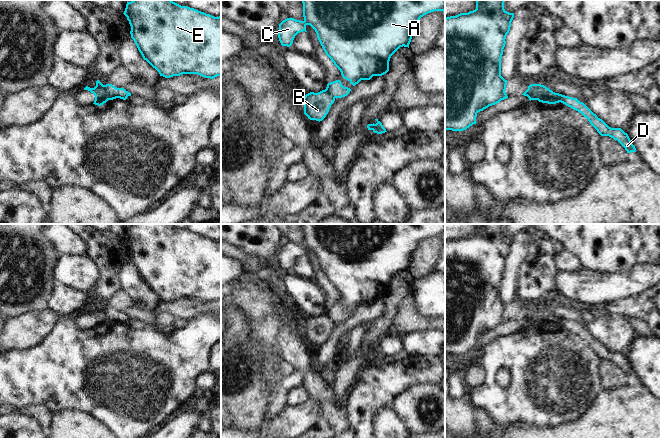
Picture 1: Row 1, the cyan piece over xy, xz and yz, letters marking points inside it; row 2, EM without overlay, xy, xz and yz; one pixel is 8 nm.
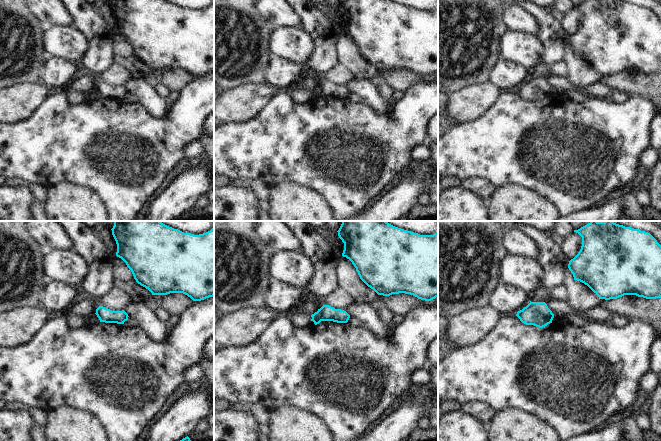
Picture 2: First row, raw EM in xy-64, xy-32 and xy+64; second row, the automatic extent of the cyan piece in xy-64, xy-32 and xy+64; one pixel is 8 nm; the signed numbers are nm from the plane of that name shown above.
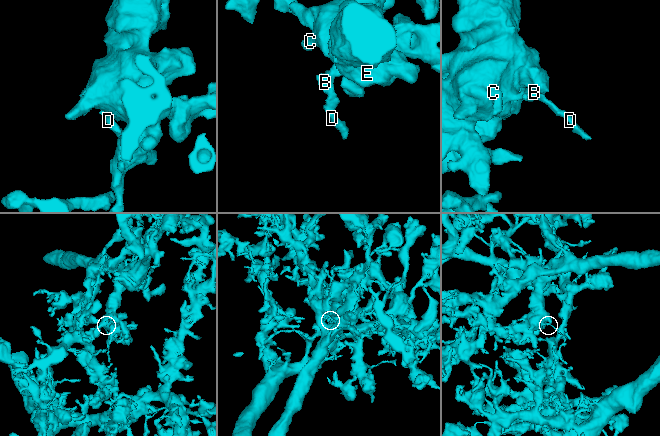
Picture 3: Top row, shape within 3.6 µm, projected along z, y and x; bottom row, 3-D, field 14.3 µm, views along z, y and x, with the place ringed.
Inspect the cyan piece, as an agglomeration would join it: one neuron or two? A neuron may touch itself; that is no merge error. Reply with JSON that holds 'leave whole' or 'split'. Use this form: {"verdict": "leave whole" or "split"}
{"verdict": "split"}

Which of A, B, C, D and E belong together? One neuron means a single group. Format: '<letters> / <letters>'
A C E / B D

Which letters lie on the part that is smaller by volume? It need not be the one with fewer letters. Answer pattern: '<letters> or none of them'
B, D

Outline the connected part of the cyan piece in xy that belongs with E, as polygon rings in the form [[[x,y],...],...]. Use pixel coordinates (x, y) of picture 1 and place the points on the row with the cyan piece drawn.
[[[132,0],[123,13],[131,26],[131,38],[139,52],[160,76],[170,78],[182,74],[198,74],[213,79],[221,76],[221,16],[214,17],[172,0]]]

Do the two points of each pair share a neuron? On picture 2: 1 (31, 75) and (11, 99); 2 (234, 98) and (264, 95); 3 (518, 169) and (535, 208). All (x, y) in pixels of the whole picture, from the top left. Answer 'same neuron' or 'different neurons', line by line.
1: different neurons
2: same neuron
3: different neurons

